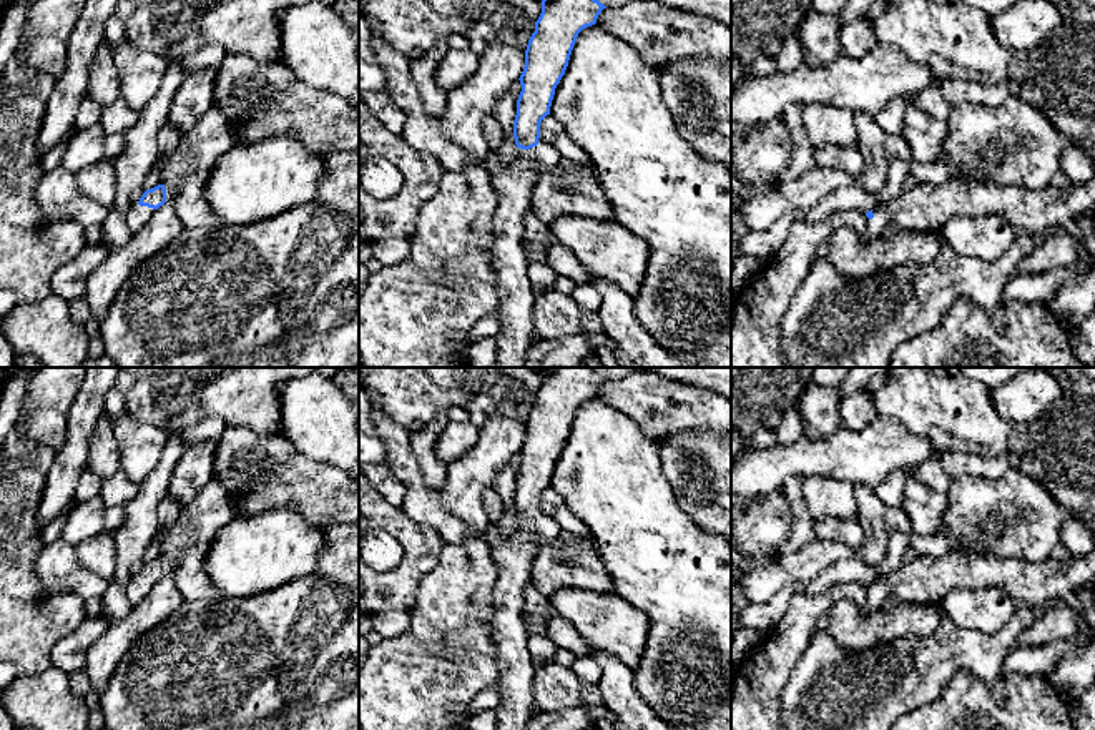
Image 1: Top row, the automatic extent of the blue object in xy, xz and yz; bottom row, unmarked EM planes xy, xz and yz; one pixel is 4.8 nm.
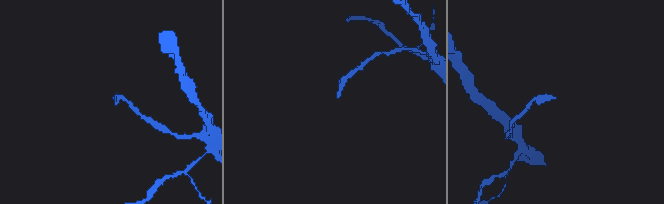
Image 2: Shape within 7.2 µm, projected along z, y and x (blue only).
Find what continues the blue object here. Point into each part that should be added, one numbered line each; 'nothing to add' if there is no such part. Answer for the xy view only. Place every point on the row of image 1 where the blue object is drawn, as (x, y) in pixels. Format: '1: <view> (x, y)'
1: xy (137, 217)

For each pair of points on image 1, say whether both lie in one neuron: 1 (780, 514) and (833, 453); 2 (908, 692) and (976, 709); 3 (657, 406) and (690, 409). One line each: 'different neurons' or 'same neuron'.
1: different neurons
2: different neurons
3: same neuron

